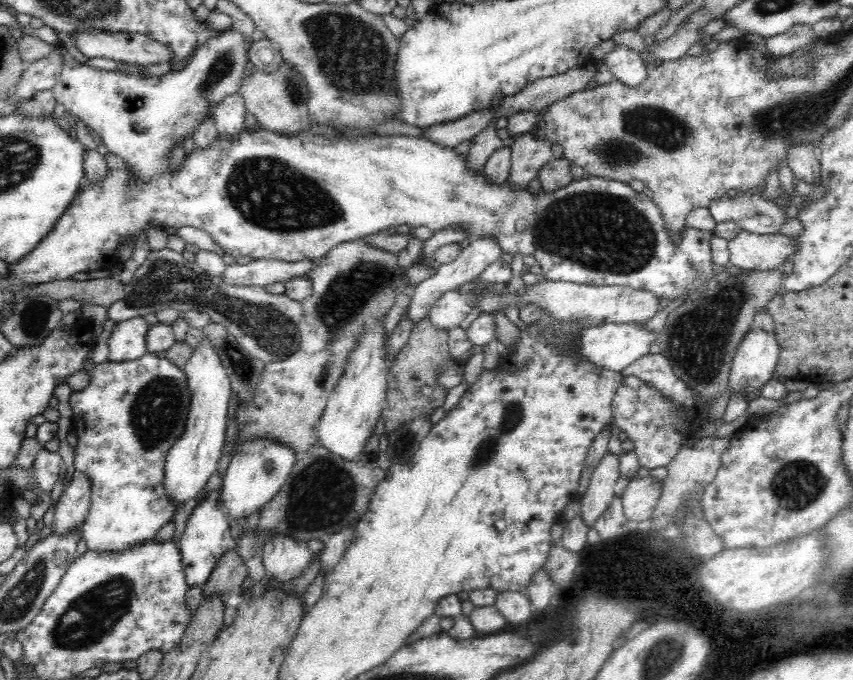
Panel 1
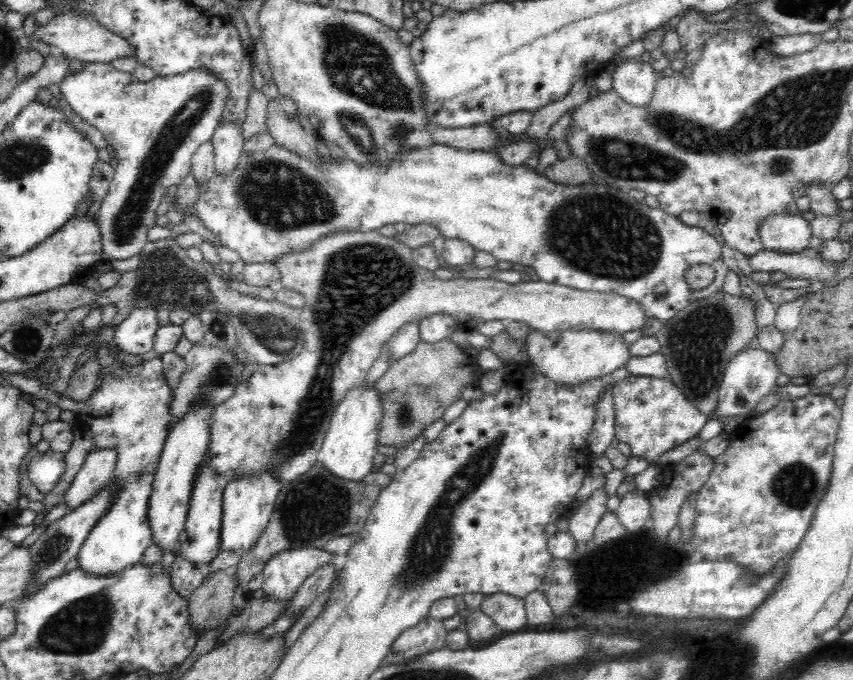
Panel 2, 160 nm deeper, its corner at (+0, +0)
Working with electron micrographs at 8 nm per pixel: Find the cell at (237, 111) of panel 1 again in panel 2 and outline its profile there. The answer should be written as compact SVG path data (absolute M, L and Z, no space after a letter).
M220 124L215 129L211 144L214 152L216 175L231 175L242 158L245 140L236 124Z

